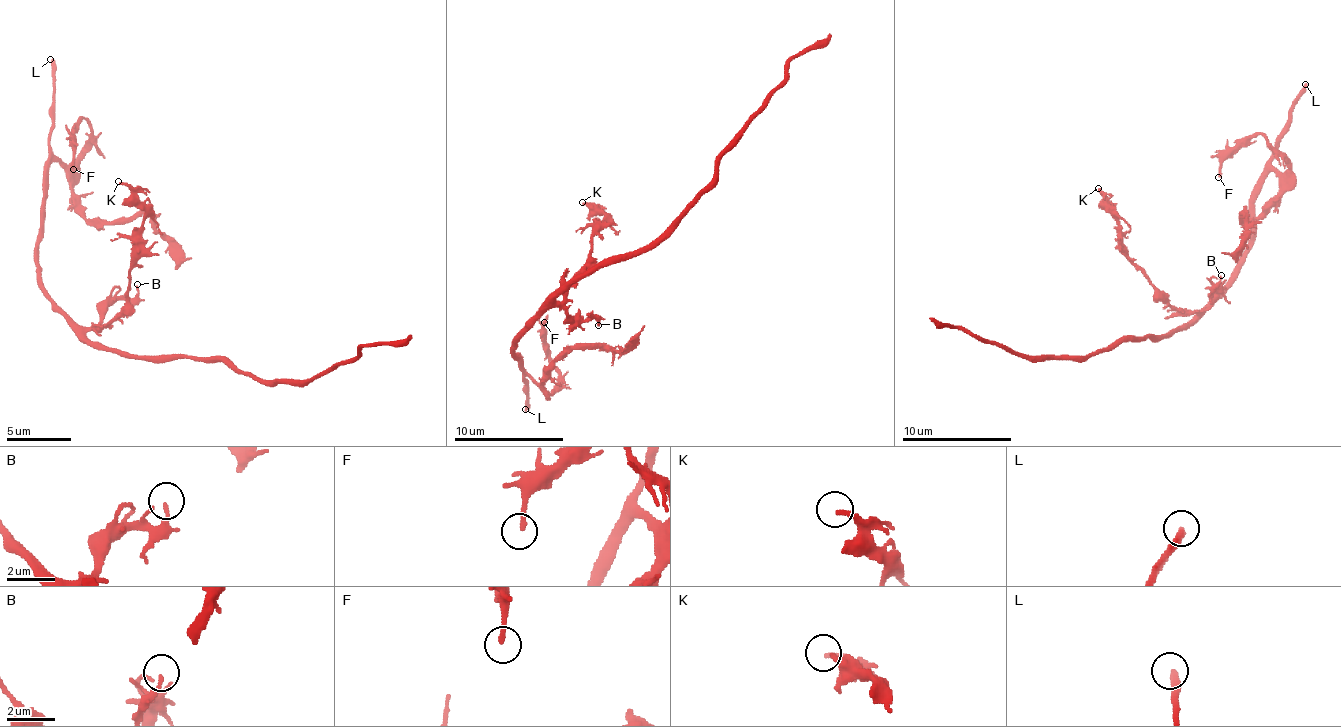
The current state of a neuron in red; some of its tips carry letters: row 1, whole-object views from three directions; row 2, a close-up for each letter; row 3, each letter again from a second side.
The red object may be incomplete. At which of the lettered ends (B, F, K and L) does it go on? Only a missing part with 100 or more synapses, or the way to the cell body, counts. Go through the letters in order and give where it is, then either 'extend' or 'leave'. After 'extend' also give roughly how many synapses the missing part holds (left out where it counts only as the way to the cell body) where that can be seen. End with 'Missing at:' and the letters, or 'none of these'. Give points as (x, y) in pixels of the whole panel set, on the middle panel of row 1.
B: place (598, 325); leave
F: place (544, 322); leave
K: place (582, 202); leave
L: place (525, 409); extend; 130 synapses
Missing at: L

